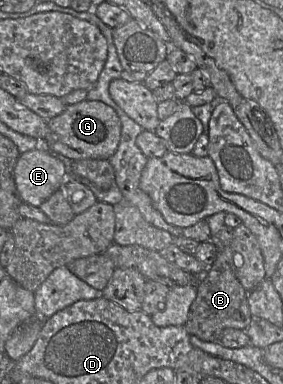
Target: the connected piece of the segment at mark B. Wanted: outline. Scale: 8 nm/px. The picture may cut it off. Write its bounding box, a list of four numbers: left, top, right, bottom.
[185,247,253,343]

